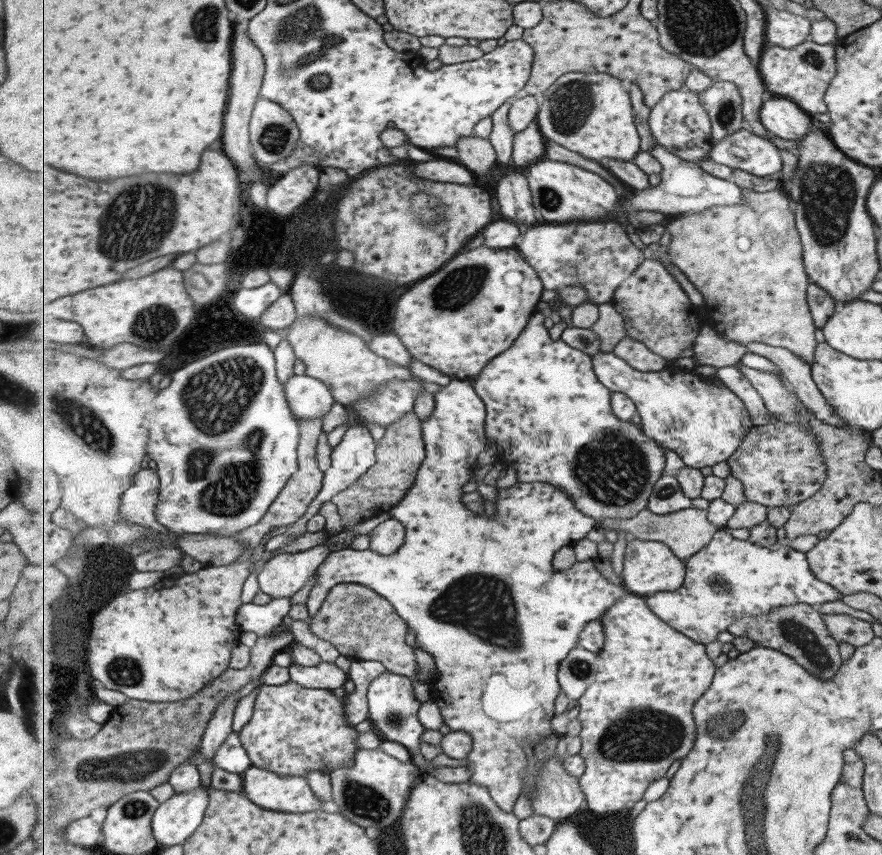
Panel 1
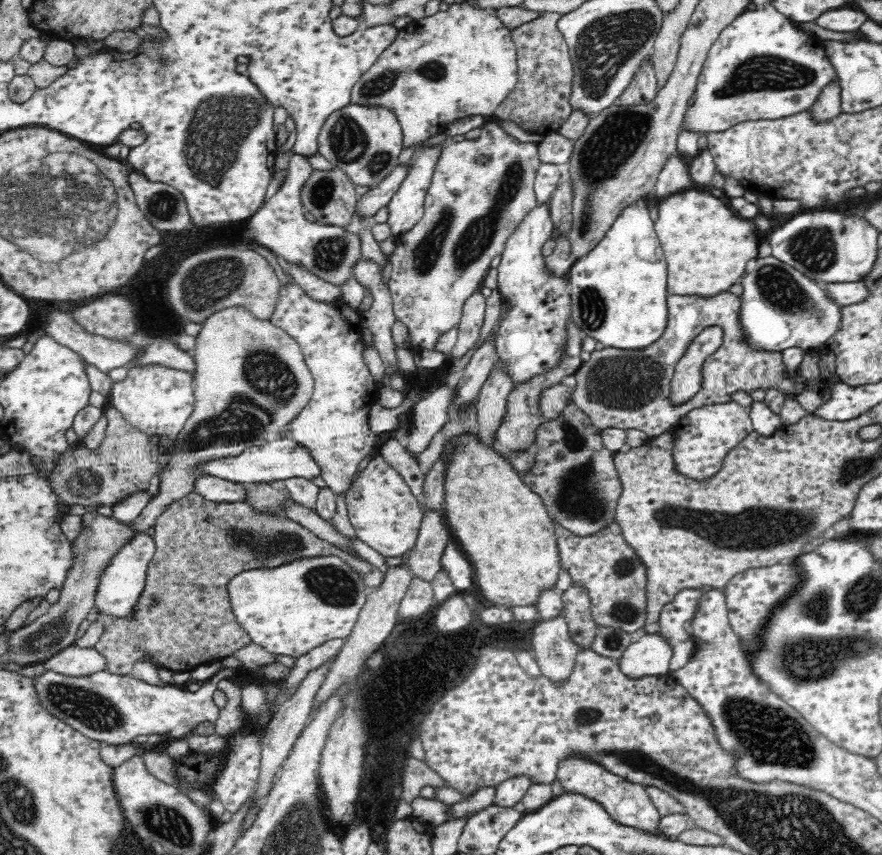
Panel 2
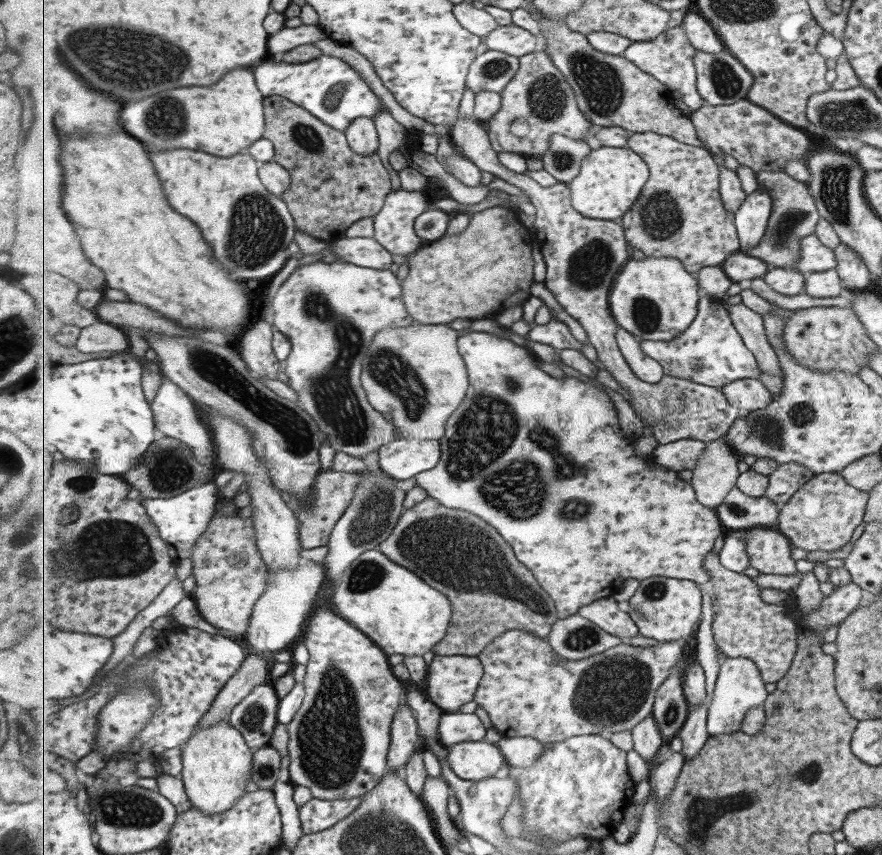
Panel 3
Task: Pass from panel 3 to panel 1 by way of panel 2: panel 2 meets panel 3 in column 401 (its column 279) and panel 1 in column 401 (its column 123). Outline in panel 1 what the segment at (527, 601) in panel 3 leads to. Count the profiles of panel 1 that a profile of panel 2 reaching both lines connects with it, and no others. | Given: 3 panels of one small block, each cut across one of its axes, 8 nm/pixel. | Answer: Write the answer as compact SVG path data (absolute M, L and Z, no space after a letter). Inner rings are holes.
M341 582L334 586L319 613L310 616L307 623L313 635L331 643L339 653L351 660L379 661L389 672L407 677L419 676L414 646L405 642L410 627L395 610L390 600L355 582Z

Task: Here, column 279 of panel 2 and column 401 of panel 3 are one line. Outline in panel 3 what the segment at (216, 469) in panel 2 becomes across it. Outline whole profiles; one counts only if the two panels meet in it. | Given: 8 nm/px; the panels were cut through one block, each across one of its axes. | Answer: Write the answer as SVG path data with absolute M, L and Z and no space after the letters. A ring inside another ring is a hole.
M395 438L388 445L383 445L374 458L389 477L409 480L409 478L417 477L419 474L435 468L441 460L442 452L441 442L437 442L437 440Z

